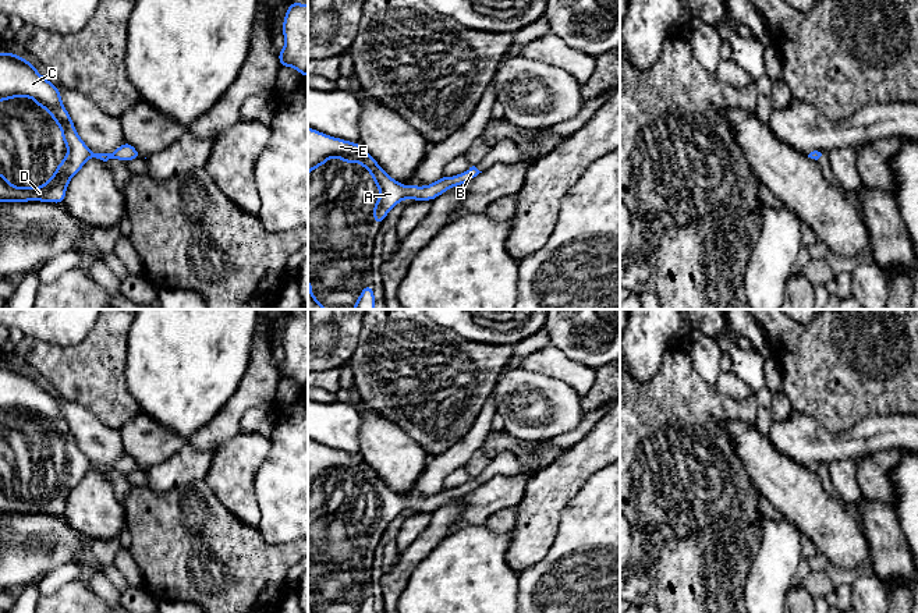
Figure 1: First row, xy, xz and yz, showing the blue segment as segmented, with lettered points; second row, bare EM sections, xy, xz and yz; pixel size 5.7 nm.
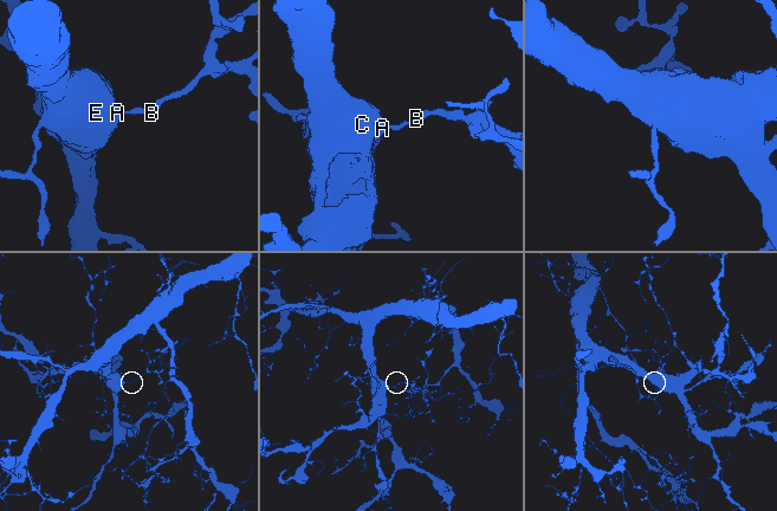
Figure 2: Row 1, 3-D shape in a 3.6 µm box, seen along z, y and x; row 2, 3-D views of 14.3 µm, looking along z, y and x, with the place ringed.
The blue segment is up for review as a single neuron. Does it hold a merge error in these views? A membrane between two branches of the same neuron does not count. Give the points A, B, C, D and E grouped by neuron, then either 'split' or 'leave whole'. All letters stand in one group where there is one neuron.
A B C D E; leave whole

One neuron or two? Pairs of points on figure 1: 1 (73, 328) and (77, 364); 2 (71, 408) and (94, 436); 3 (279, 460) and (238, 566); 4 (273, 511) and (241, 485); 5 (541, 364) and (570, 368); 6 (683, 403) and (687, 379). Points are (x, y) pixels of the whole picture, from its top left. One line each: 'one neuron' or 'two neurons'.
1: two neurons
2: one neuron
3: two neurons
4: two neurons
5: one neuron
6: one neuron

